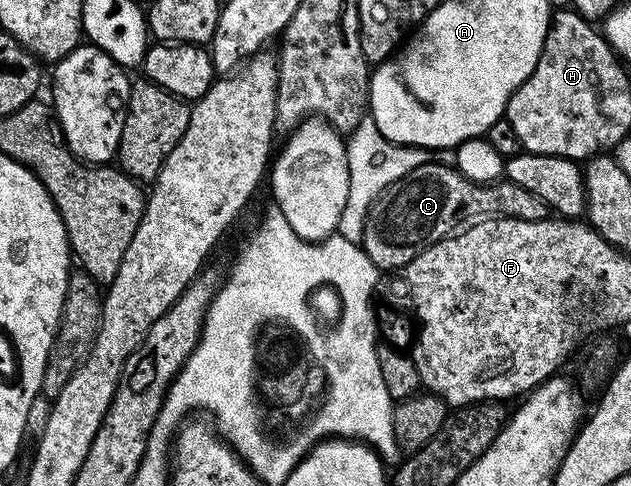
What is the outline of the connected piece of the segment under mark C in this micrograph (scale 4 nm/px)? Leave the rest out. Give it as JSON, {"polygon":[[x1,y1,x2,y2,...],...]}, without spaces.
{"polygon":[[429,161,403,175,397,183,390,184,372,202,364,222,362,246,376,268,391,273,430,245,448,238,465,221,476,221,481,217,542,221,549,215,550,208,541,199,534,197,534,193,526,193,526,189,518,185,507,181,487,185,476,183,468,180,455,166]]}

